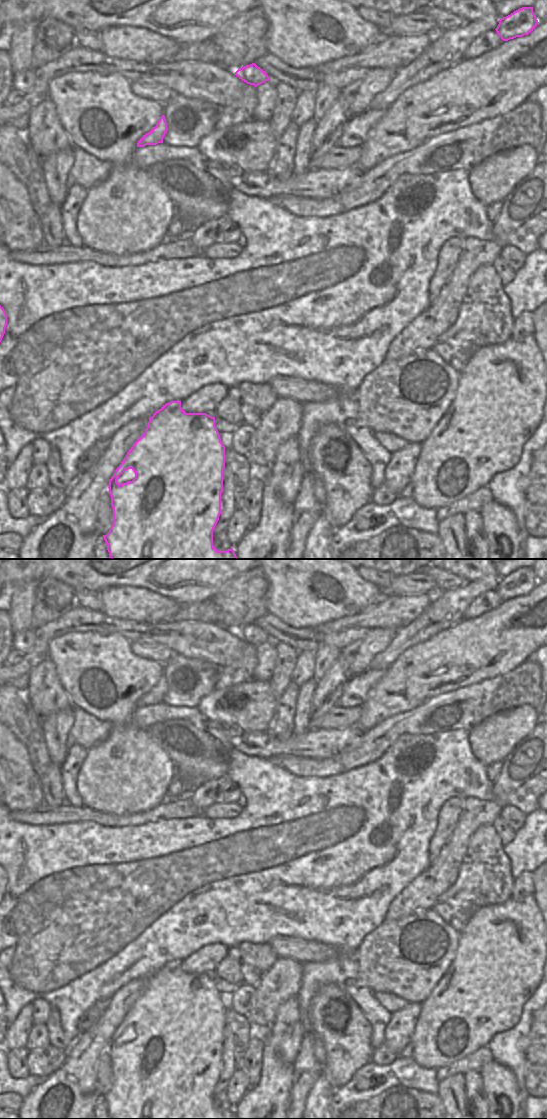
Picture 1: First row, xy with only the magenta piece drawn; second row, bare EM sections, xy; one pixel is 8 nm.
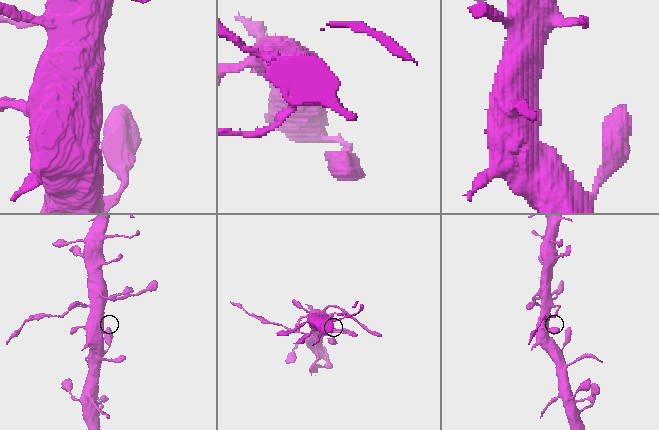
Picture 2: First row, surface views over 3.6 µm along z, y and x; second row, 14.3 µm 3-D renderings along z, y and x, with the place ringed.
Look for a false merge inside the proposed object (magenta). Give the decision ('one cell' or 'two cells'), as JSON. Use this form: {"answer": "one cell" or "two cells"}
{"answer": "two cells"}

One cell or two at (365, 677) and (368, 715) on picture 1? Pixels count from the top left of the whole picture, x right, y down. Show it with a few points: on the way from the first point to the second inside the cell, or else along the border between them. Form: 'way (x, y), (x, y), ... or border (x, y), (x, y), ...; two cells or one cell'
border (381, 677), (369, 690), (367, 697), (360, 706); two cells

